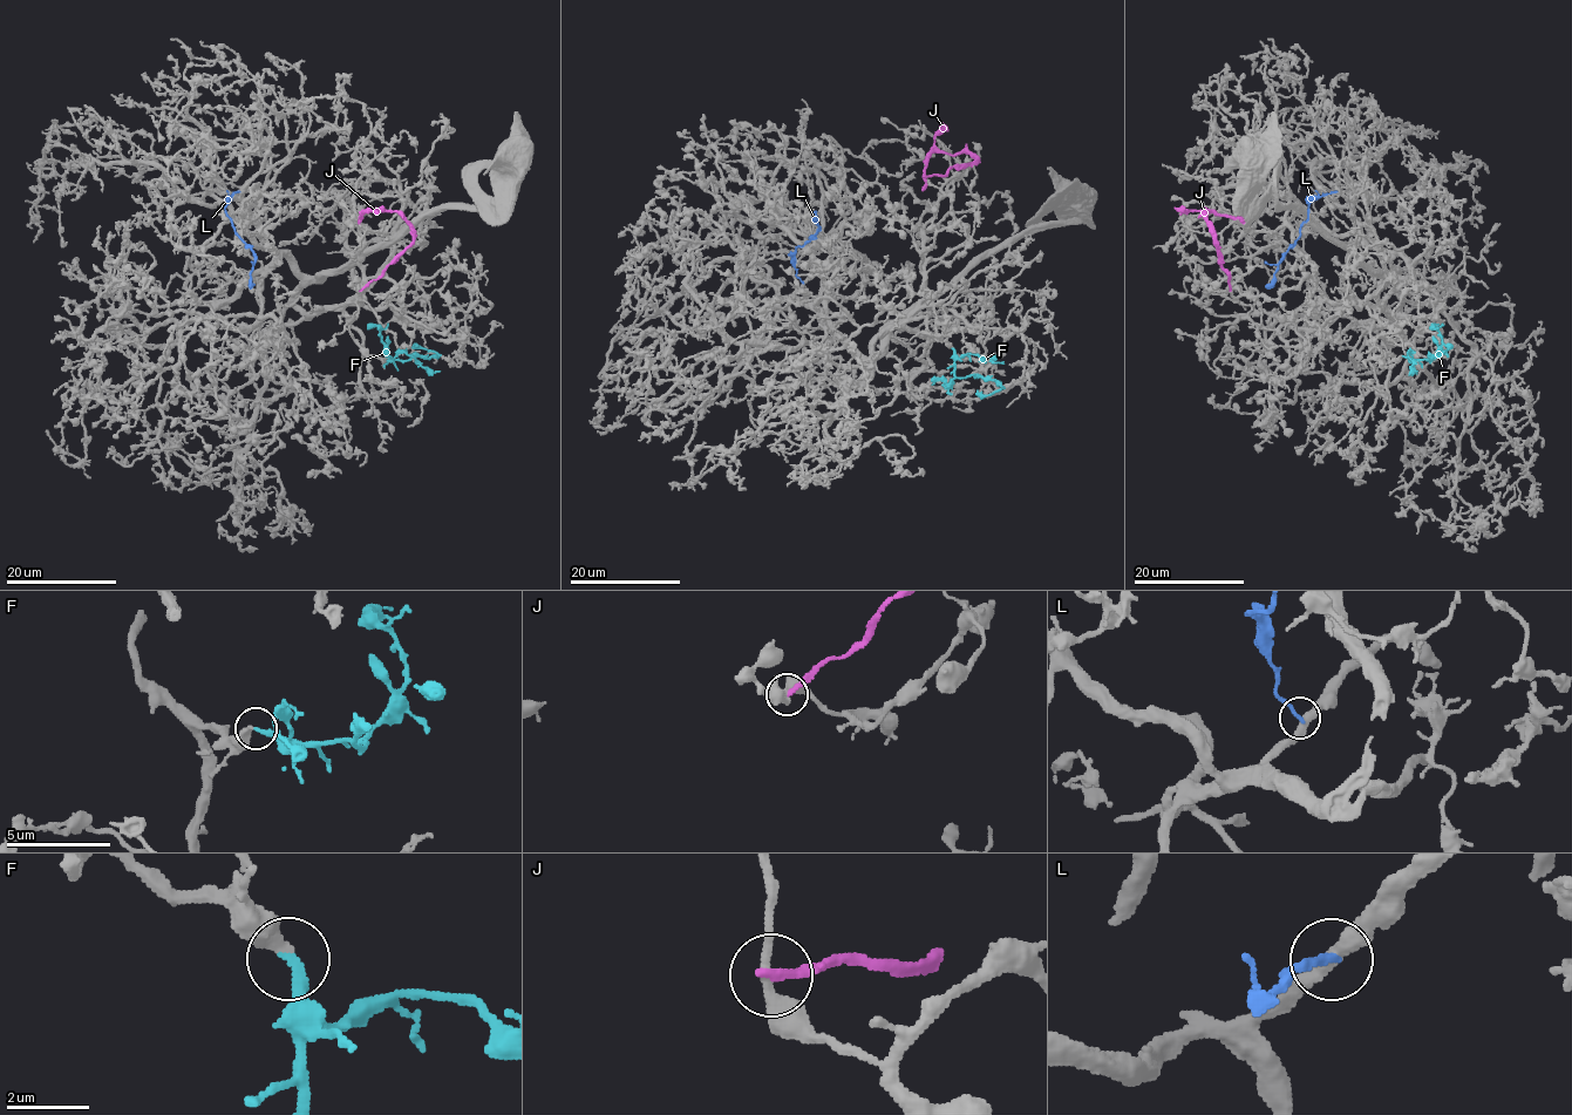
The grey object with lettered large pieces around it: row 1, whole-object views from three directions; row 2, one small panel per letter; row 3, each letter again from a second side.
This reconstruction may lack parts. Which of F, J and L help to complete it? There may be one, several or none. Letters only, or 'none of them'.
F

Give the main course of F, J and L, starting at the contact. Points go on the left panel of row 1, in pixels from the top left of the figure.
F: (388, 355), (392, 360), (408, 361), (439, 355), (413, 345)
J: (361, 290), (410, 244), (412, 225), (389, 210), (369, 210), (358, 223)
L: (238, 191), (225, 204), (225, 215), (254, 256), (249, 286)

